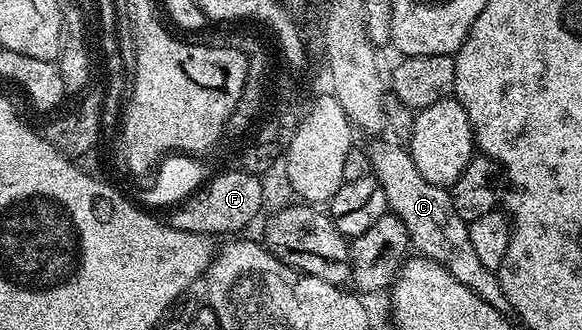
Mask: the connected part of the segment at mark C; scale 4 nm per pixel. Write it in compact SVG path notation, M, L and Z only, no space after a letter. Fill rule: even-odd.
M379 139L368 146L369 160L372 163L374 178L383 185L389 211L395 214L406 227L410 246L426 259L431 259L445 269L460 284L466 285L481 300L493 309L508 314L512 307L502 291L496 272L484 268L472 248L469 226L455 212L452 194L444 187L433 185L416 168L408 150L398 143Z

